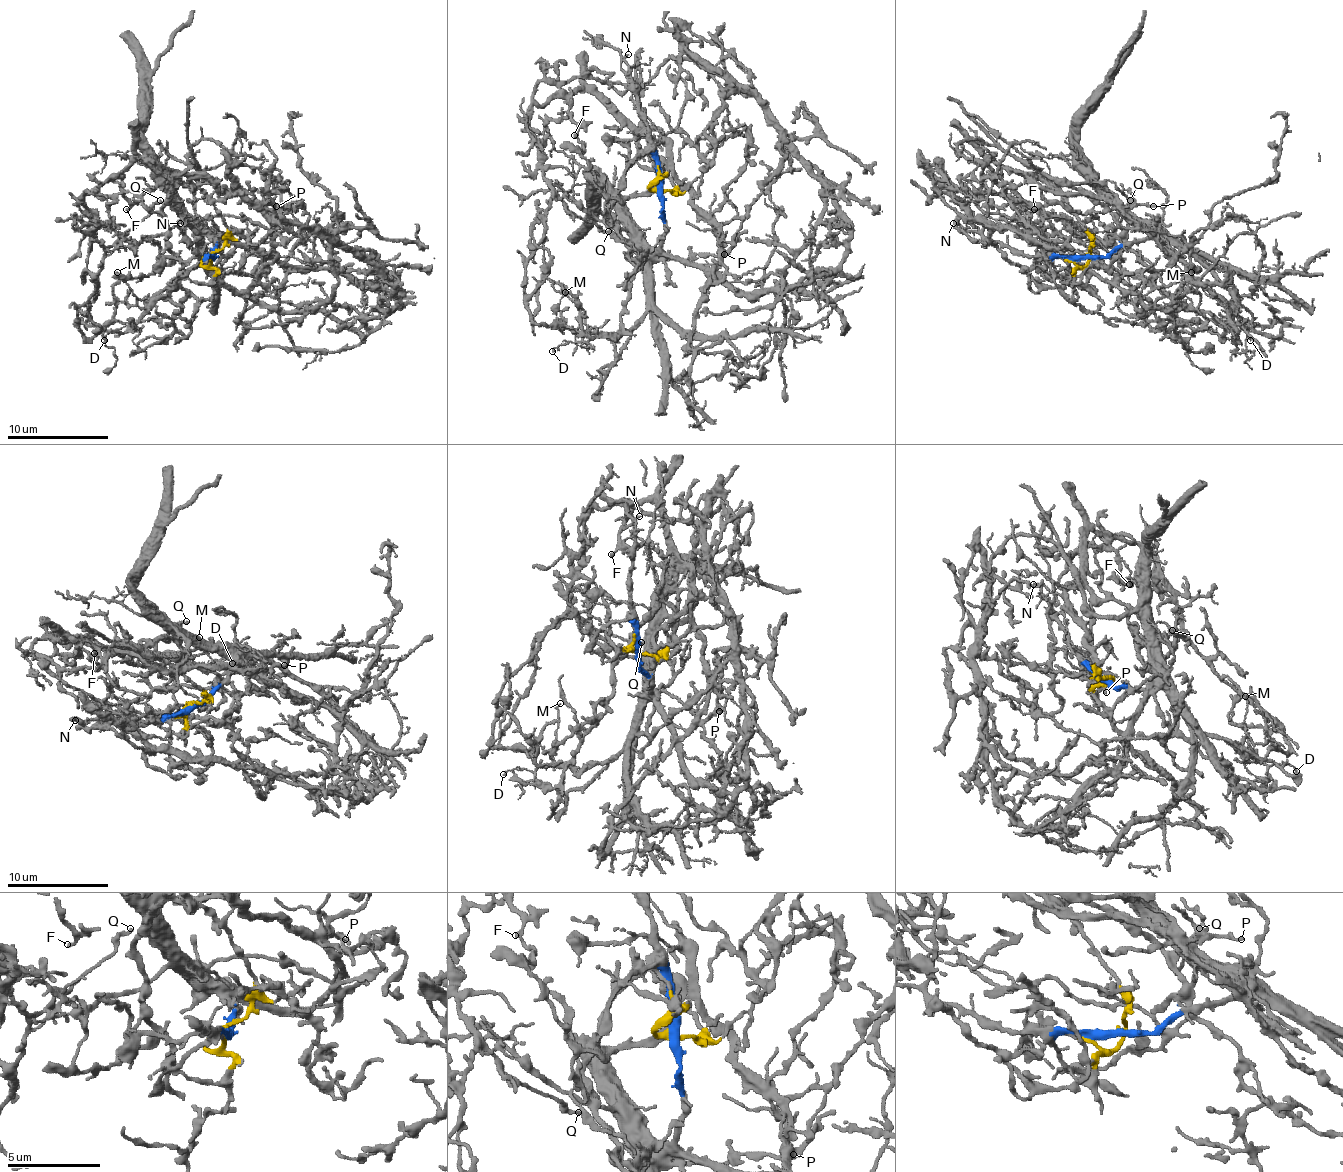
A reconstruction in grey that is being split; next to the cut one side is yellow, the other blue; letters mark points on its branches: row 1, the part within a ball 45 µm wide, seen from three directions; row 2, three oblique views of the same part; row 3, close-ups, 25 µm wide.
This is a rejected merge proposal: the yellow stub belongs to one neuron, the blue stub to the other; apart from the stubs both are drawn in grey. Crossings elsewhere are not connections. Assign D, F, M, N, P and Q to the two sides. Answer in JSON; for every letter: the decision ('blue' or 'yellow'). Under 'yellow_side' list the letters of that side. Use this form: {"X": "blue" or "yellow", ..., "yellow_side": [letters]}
{"D": "blue", "F": "yellow", "M": "blue", "N": "blue", "P": "yellow", "Q": "yellow", "yellow_side": ["F", "P", "Q"]}

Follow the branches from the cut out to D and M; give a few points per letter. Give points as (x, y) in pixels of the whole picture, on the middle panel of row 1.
D: (659, 189), (664, 232), (651, 260), (651, 305), (631, 330), (586, 333), (553, 351)
M: (659, 189), (664, 232), (651, 265), (651, 305), (644, 318), (631, 330), (601, 335), (566, 292)

